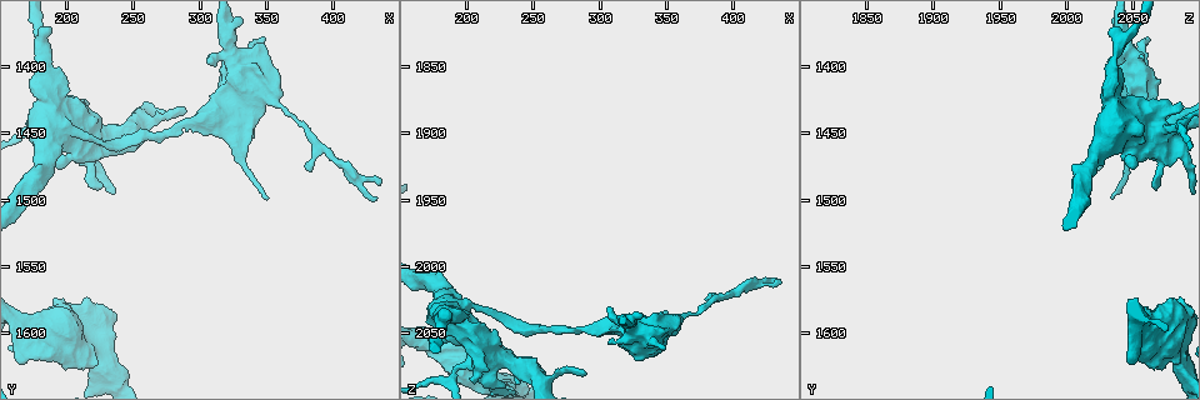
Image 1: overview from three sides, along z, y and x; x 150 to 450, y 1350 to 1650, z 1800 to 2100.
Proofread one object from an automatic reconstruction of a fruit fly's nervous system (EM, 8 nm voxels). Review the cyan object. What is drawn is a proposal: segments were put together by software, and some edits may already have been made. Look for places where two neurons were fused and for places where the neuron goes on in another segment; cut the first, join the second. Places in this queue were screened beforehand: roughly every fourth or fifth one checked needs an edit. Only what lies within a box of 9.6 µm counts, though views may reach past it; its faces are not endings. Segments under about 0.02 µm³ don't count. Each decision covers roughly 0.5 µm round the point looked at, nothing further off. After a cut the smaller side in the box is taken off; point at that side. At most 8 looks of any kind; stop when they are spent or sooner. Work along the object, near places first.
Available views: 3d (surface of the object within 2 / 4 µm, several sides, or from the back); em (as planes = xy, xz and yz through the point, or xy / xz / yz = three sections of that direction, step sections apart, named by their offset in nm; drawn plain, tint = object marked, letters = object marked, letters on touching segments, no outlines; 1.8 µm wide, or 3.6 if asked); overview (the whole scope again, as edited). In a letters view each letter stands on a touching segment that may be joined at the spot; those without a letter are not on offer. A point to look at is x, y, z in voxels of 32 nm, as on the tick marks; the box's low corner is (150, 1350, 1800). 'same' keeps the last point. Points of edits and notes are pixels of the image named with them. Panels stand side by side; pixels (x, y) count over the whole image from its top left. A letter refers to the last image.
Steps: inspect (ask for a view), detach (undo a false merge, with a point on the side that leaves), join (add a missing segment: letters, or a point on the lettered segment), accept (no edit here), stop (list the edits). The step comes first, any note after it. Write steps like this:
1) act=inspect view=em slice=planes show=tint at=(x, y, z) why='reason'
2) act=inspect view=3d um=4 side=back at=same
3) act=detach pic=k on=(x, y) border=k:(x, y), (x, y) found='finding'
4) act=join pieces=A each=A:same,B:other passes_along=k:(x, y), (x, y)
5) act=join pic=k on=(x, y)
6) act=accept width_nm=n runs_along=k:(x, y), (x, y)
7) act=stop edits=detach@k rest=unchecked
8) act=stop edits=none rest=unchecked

act=inspect view=3d um=2 at=(324, 1376, 2040) why='sudden change in width'

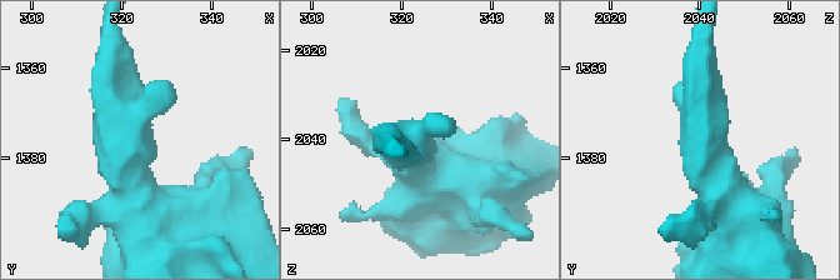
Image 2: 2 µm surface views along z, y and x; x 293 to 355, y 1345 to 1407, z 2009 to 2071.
act=inspect view=em slice=xy step=4 show=tint at=(322, 1374, 2041)

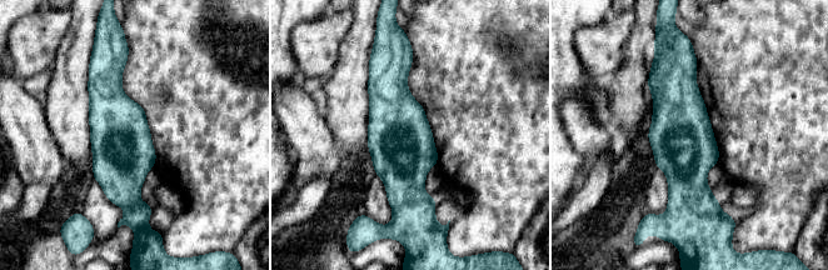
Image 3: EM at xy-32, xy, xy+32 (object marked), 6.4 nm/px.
act=inspect view=em slice=planes show=letters at=same

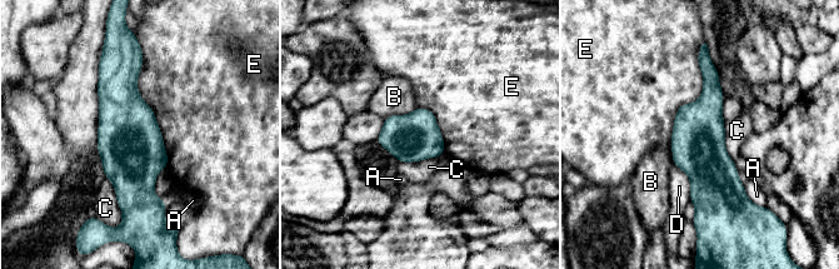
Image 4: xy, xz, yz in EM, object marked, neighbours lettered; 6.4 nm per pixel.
act=accept each=A:other,B:other,C:other,D:other,E:other runs_along=4:(707, 61), (705, 204), (698, 212) found='all the same neuron'

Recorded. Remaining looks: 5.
act=inspect view=3d um=4 at=(202, 1450, 2032) why='sudden change in width'

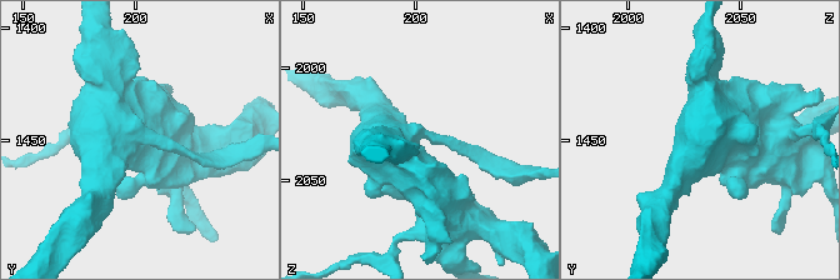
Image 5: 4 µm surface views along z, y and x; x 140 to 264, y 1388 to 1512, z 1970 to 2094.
act=inspect view=em um=3.6 slice=xz step=4 show=letters at=(200, 1449, 2036)

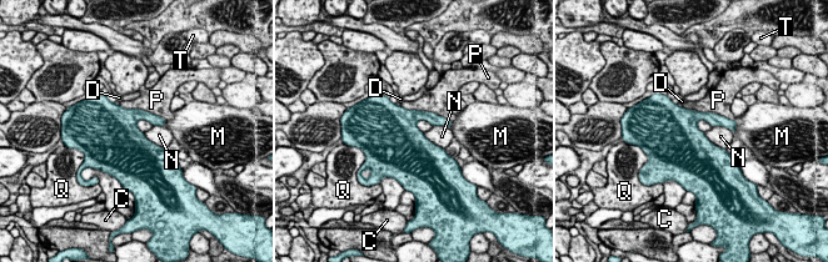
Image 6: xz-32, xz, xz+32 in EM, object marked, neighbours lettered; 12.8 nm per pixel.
act=accept each=C:other,D:other,M:other,N:other,P:other,Q:other,T:other border=6:(135, 124), (146, 120), (153, 125) found='all the same neuron'

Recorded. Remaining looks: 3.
act=inspect view=em slice=planes show=letters at=(316, 1440, 2046)

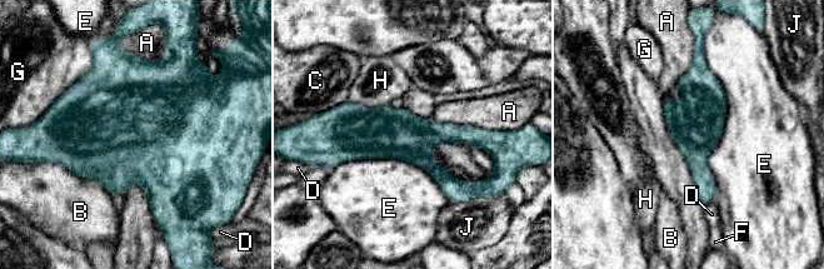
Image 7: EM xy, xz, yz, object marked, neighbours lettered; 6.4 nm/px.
act=accept each=A:other,B:other,C:other,D:other,E:other,F:other,G:other,H:other,J:other runs_along=7:(338, 130), (457, 133), (488, 143) found='all the same neuron'

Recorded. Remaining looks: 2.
act=stop edits=none rest=unchecked

